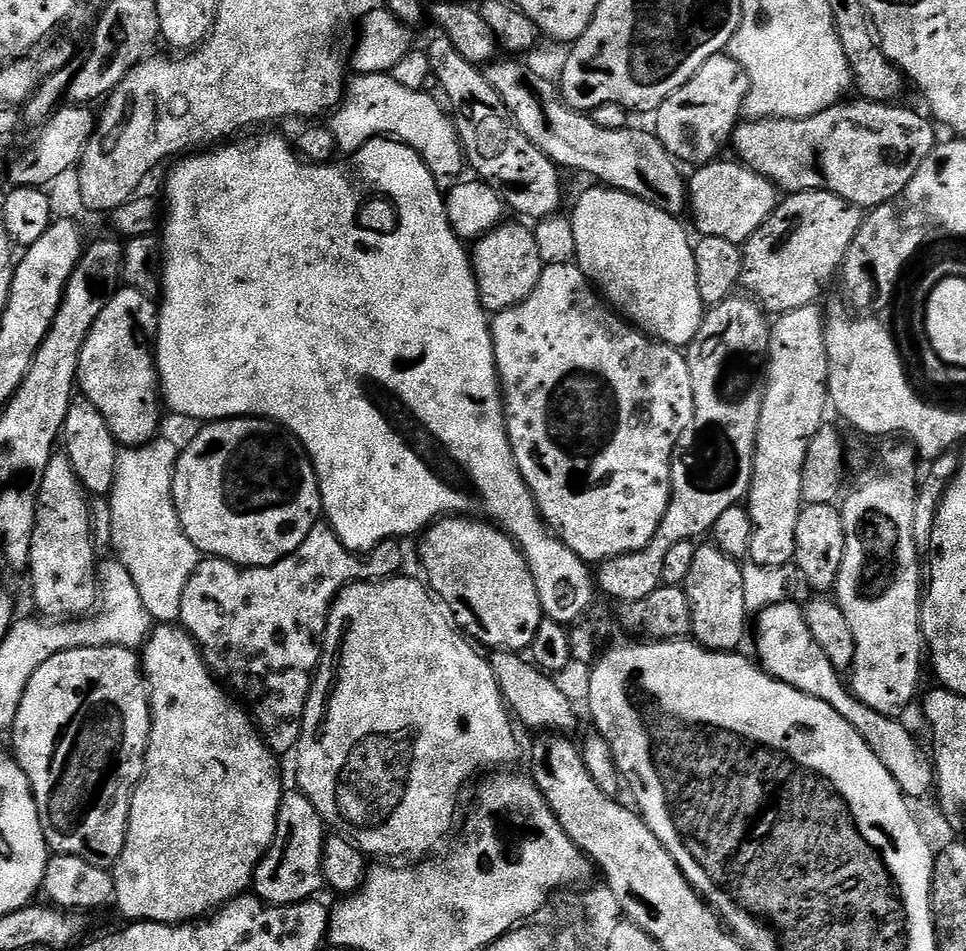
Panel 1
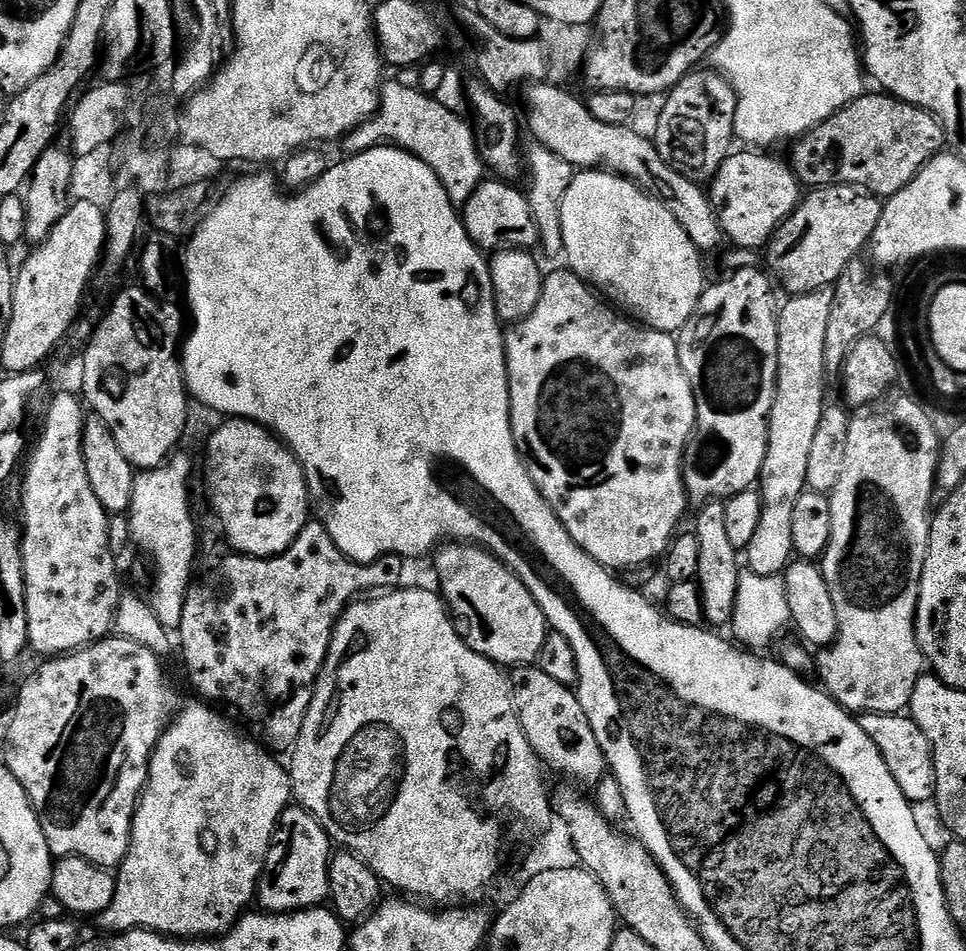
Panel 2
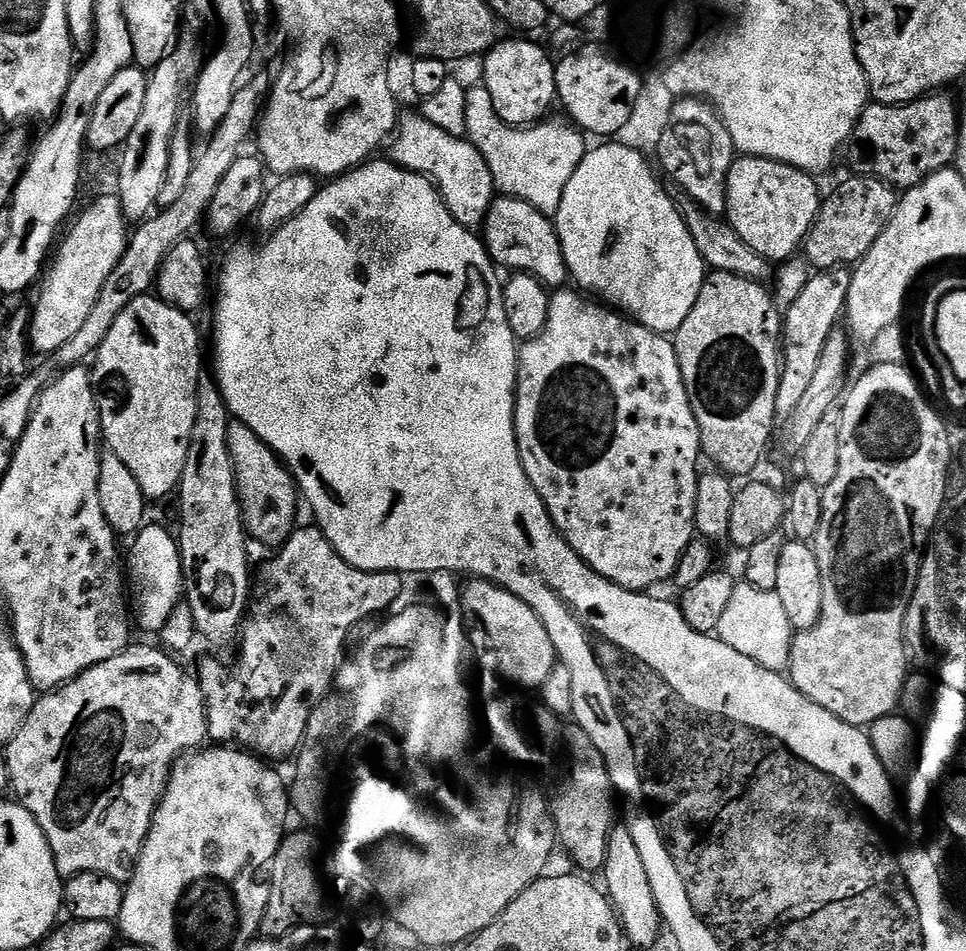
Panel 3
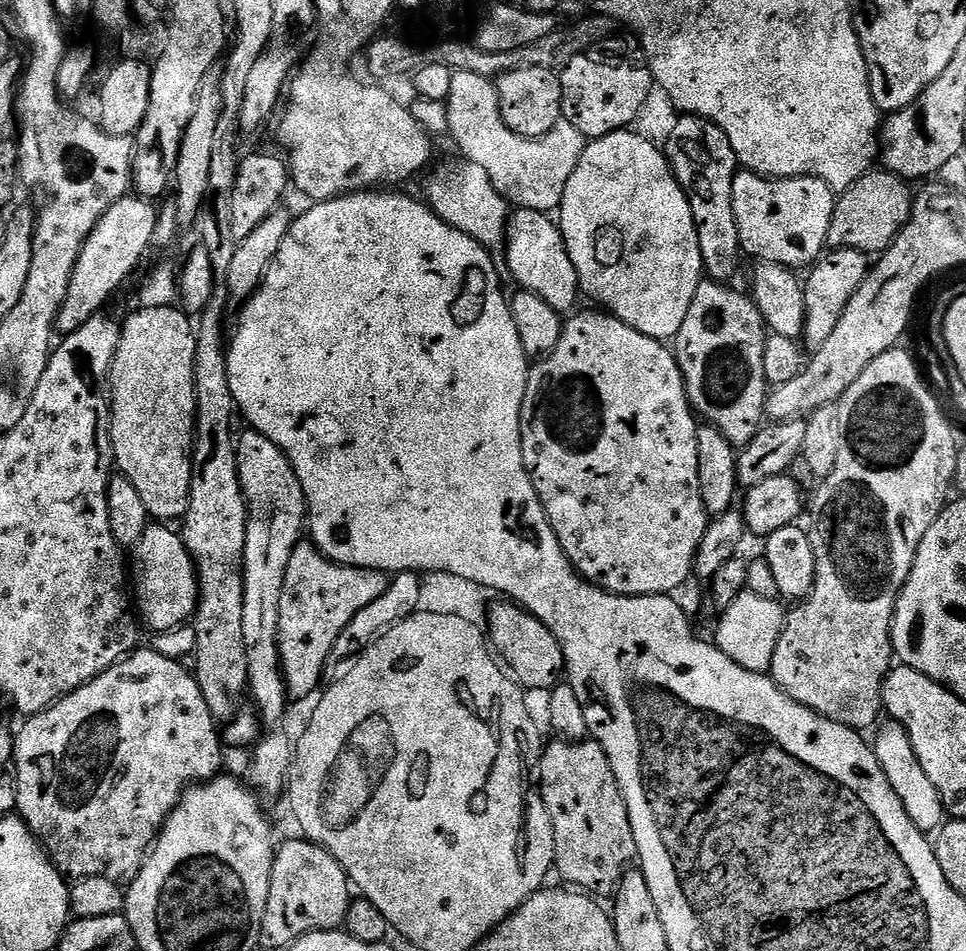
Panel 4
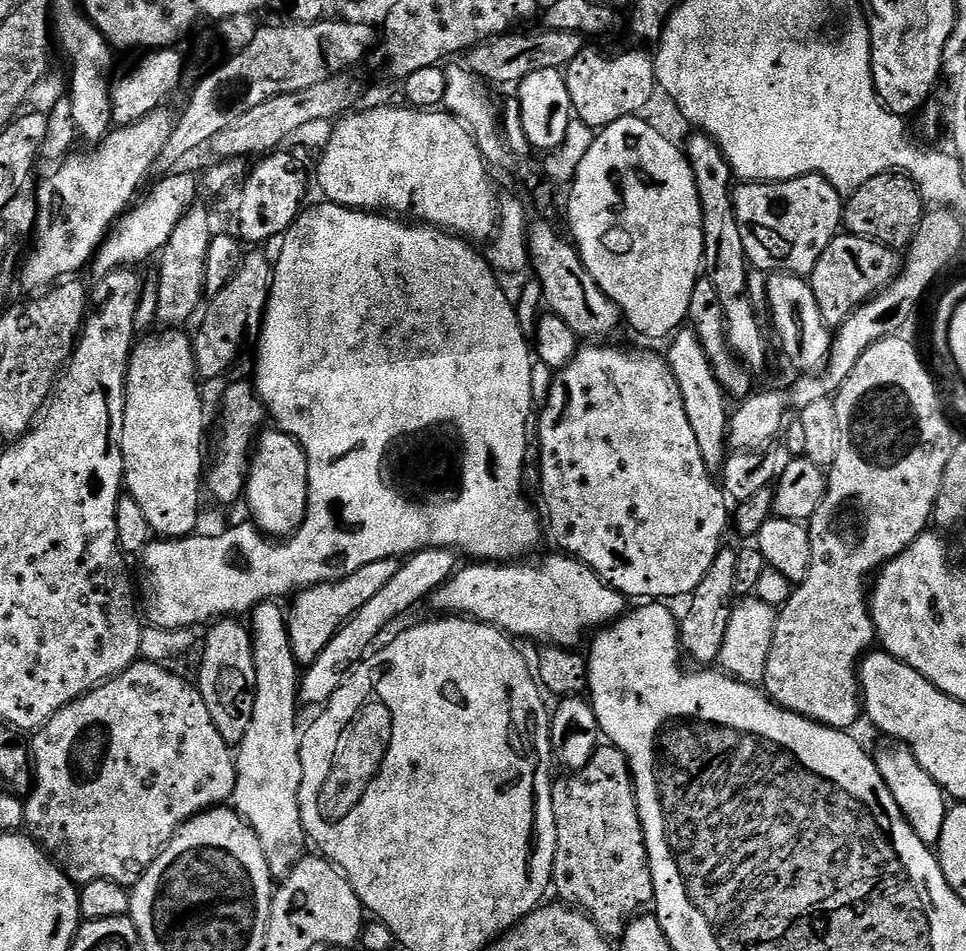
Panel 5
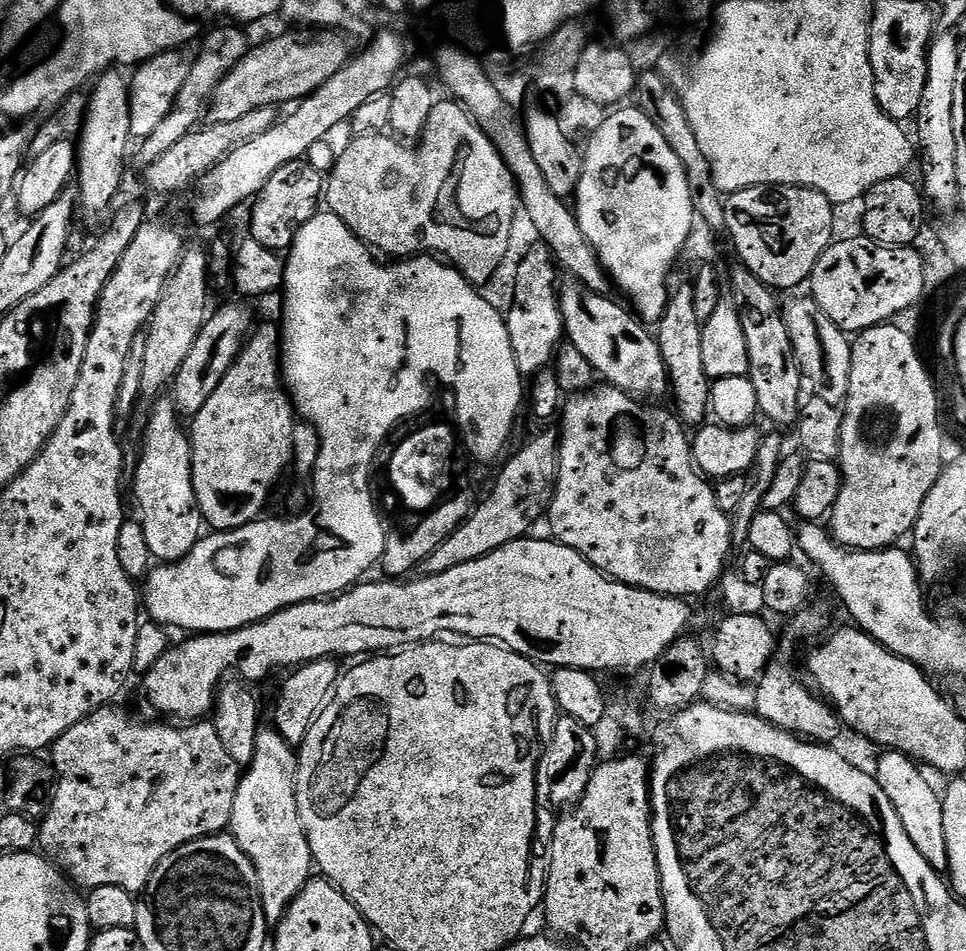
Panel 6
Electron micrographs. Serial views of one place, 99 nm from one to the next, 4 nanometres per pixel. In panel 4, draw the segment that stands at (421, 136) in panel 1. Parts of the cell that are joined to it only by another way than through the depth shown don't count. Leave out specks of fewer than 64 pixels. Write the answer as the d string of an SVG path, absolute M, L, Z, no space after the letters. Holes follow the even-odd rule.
M458 160L458 163L444 167L435 176L430 184L428 194L429 196L426 196L426 198L429 207L448 225L462 230L463 233L474 238L480 245L493 254L498 254L498 251L501 253L505 249L510 206L506 199L495 191L485 168L476 163Z

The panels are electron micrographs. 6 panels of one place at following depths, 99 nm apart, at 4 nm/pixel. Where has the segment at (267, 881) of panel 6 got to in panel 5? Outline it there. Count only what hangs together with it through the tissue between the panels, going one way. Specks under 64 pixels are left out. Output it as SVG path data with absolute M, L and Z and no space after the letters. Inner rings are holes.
M265 600L262 604L257 604L250 613L250 631L252 634L252 649L254 650L254 670L256 671L256 697L254 698L254 715L250 721L250 727L246 730L246 738L242 738L242 742L235 749L236 758L236 785L232 791L230 801L231 807L243 816L249 826L254 830L254 834L258 834L258 842L262 842L262 854L266 854L266 862L270 866L273 877L283 878L288 875L290 870L294 870L294 866L299 860L304 859L306 855L306 837L304 834L304 823L302 822L302 814L300 813L300 787L302 786L302 758L300 757L300 738L301 729L296 729L296 704L300 700L300 682L302 679L301 665L296 663L296 655L292 649L290 642L290 634L288 633L288 622L286 619L285 609L280 609L281 605L274 600Z

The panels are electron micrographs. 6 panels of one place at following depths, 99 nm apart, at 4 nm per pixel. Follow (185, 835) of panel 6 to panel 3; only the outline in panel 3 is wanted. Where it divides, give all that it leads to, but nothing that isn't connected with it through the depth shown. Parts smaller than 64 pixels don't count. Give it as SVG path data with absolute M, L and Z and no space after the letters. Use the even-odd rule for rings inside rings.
M129 646L108 660L98 662L92 668L87 668L80 676L75 676L59 688L41 695L30 710L28 717L14 738L6 745L8 758L8 778L11 791L15 799L23 804L26 810L38 822L42 834L46 834L46 842L54 854L54 862L58 866L61 877L67 878L78 872L101 872L110 878L121 882L131 877L136 859L140 857L140 848L148 836L149 826L152 824L152 815L156 812L156 805L168 784L168 773L172 769L172 761L180 753L201 747L208 736L208 715L204 709L204 695L200 690L199 679L188 672L183 672L167 651L156 648L135 648Z

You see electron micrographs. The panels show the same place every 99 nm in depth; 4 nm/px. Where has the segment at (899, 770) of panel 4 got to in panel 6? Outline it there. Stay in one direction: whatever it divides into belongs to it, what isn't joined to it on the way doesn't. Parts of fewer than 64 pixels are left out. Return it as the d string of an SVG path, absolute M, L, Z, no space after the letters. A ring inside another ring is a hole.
M888 750L880 757L875 778L886 790L886 798L898 810L898 818L902 818L902 826L906 834L910 834L910 842L930 862L932 869L938 873L948 872L948 850L946 848L946 830L942 830L942 796L936 788L923 776L921 765L905 752Z

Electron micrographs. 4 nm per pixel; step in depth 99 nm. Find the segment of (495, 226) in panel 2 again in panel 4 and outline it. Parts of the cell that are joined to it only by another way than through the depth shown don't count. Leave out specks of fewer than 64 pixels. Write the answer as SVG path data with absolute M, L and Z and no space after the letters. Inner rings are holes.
M517 207L508 217L507 254L508 268L523 291L546 298L546 302L561 314L571 313L577 307L576 299L582 296L580 279L574 270L574 262L570 262L560 225L549 213Z

